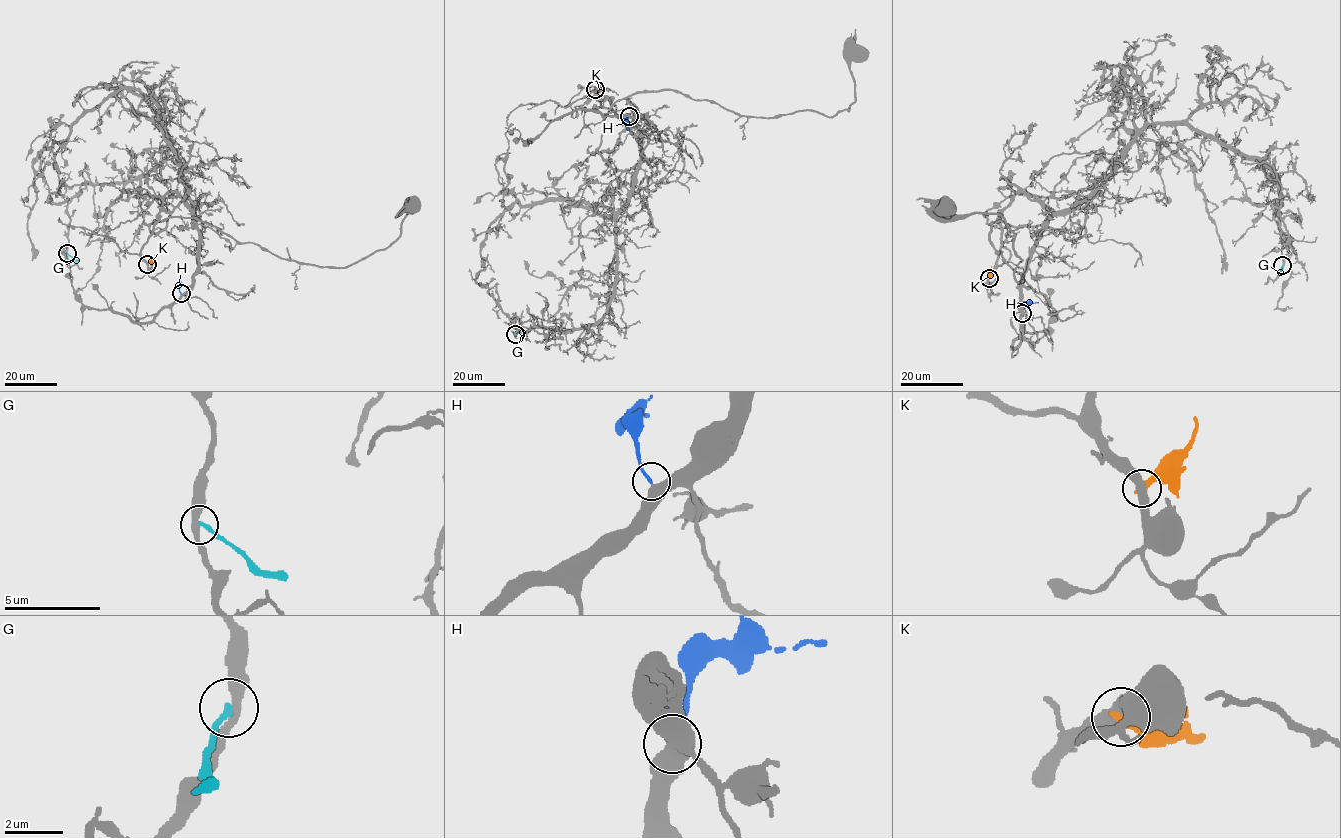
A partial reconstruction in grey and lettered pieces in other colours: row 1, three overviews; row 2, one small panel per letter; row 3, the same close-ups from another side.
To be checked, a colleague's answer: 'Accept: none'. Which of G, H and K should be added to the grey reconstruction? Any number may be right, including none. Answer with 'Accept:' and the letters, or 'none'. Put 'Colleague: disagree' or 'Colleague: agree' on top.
Colleague: disagree
Accept: H

